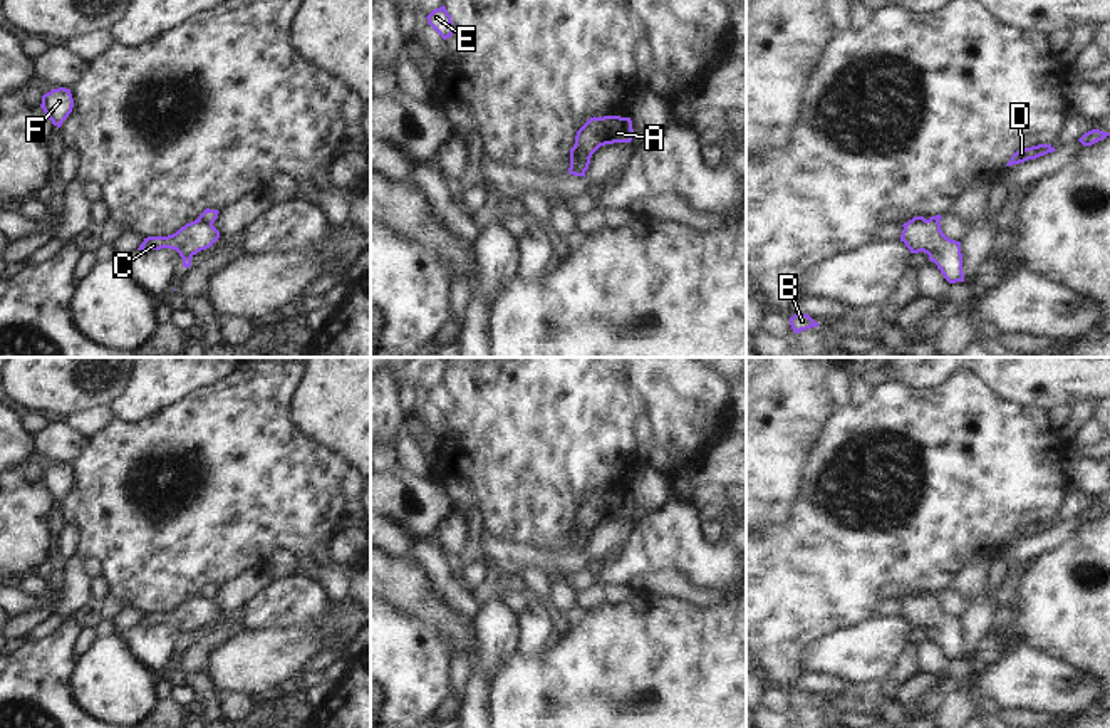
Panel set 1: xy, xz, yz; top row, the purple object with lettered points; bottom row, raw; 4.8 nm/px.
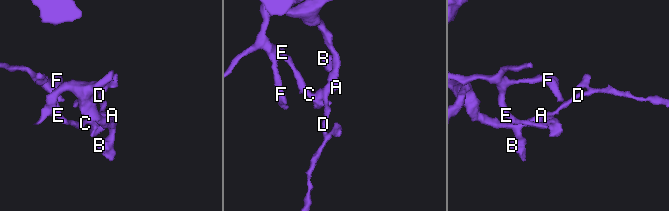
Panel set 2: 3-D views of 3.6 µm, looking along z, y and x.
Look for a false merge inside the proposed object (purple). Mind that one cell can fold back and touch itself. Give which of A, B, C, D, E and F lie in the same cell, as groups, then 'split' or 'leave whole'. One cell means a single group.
groups A B C E F / D; split

